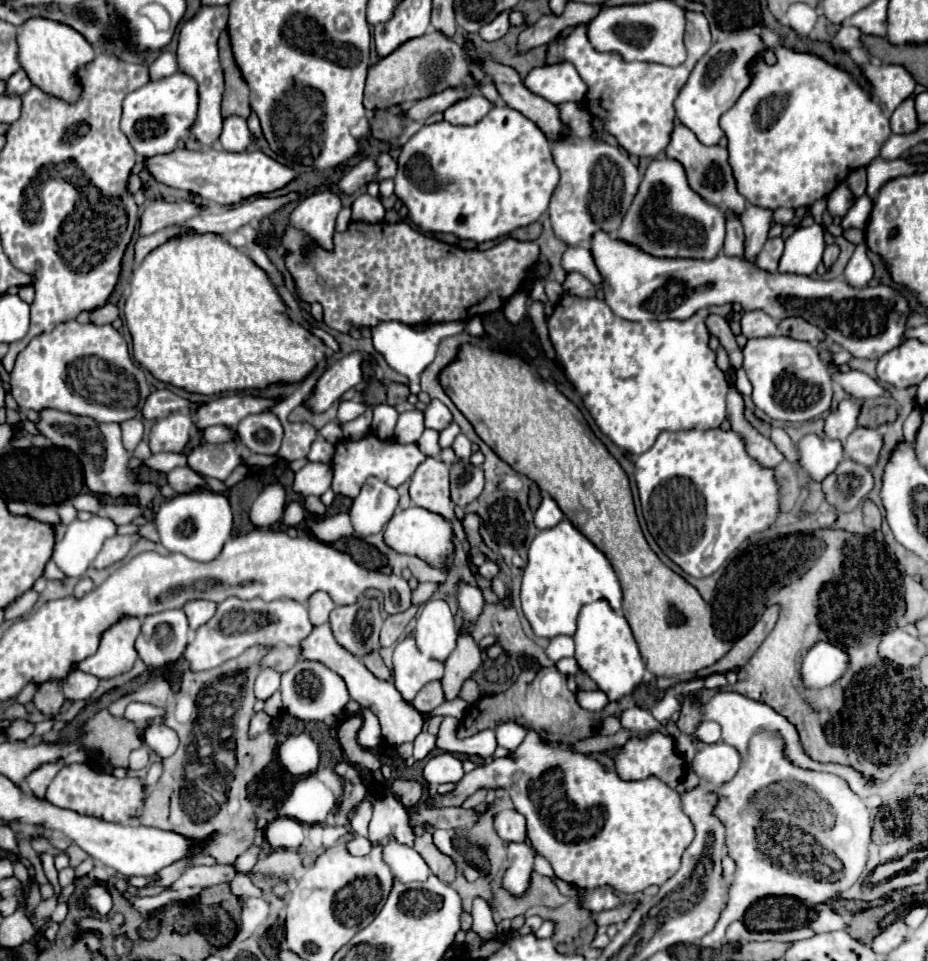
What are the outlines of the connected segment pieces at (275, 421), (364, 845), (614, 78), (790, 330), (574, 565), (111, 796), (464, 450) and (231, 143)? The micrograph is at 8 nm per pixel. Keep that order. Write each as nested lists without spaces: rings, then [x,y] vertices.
[[[274,413],[244,417],[236,427],[242,443],[252,453],[276,455],[282,443],[282,423]]]
[[[354,837],[354,839],[348,841],[346,847],[348,847],[350,855],[366,855],[372,849],[372,845],[370,845],[370,841],[366,837]]]
[[[686,11],[686,35],[684,45],[688,57],[678,67],[666,67],[660,63],[646,61],[624,61],[618,53],[600,53],[588,41],[588,27],[578,25],[566,39],[566,51],[560,59],[558,55],[546,55],[544,65],[554,65],[568,61],[576,67],[578,75],[586,83],[586,107],[602,121],[606,133],[610,133],[616,143],[630,155],[636,157],[656,157],[670,143],[674,129],[674,99],[688,81],[690,71],[696,61],[712,47],[712,37],[708,19],[704,13]]]
[[[790,317],[790,319],[784,319],[780,323],[780,333],[786,335],[786,337],[792,337],[792,339],[800,339],[800,341],[808,341],[808,343],[818,343],[818,341],[826,341],[828,337],[814,325],[806,323],[804,319],[800,317]]]
[[[568,519],[536,535],[528,551],[528,565],[522,577],[522,611],[538,637],[574,635],[576,617],[584,603],[606,599],[616,613],[622,613],[620,582],[606,555],[590,543]]]
[[[72,763],[72,765],[62,767],[58,775],[52,779],[46,791],[46,799],[54,803],[56,807],[72,809],[80,815],[90,815],[104,821],[122,823],[122,821],[134,819],[140,807],[144,807],[146,789],[144,789],[144,779],[140,777],[116,779],[110,773],[96,773],[86,763]]]
[[[462,433],[454,439],[452,449],[454,449],[454,453],[456,453],[458,459],[470,459],[470,455],[472,455],[472,451],[470,451],[470,441],[468,441],[468,437],[462,435]]]
[[[232,115],[228,119],[224,119],[224,129],[220,135],[220,145],[226,151],[246,151],[248,145],[252,143],[252,135],[250,129],[246,125],[246,119]]]

